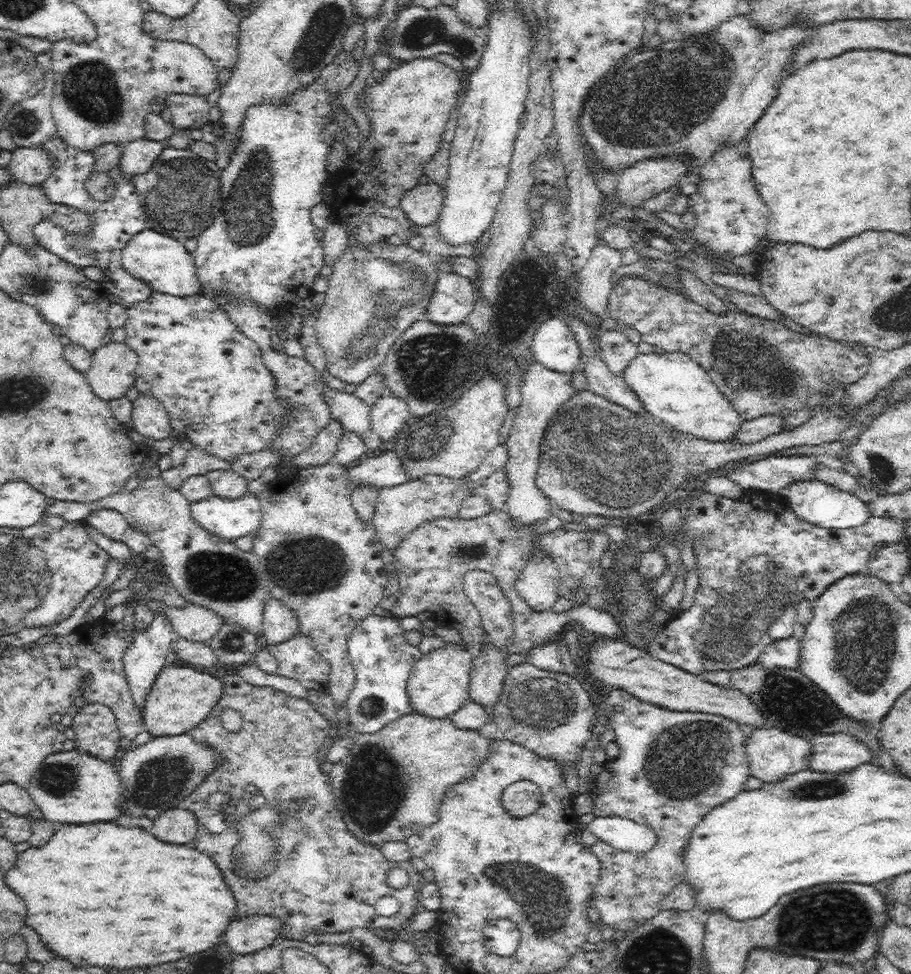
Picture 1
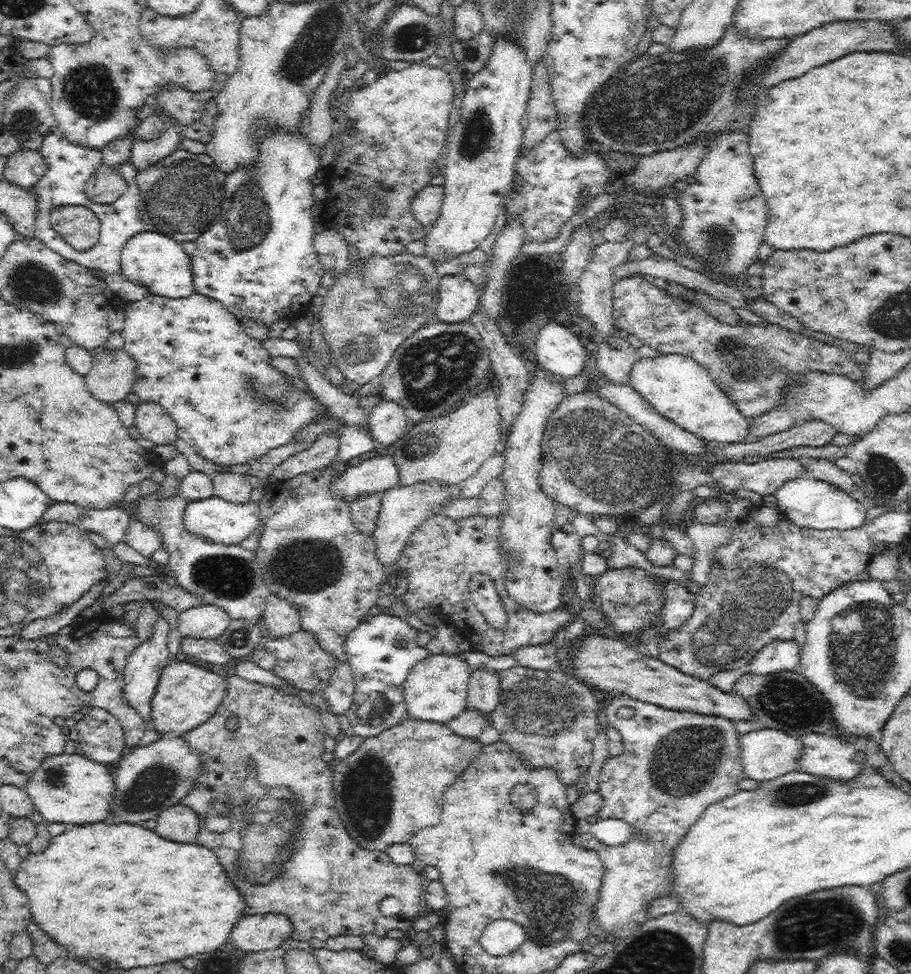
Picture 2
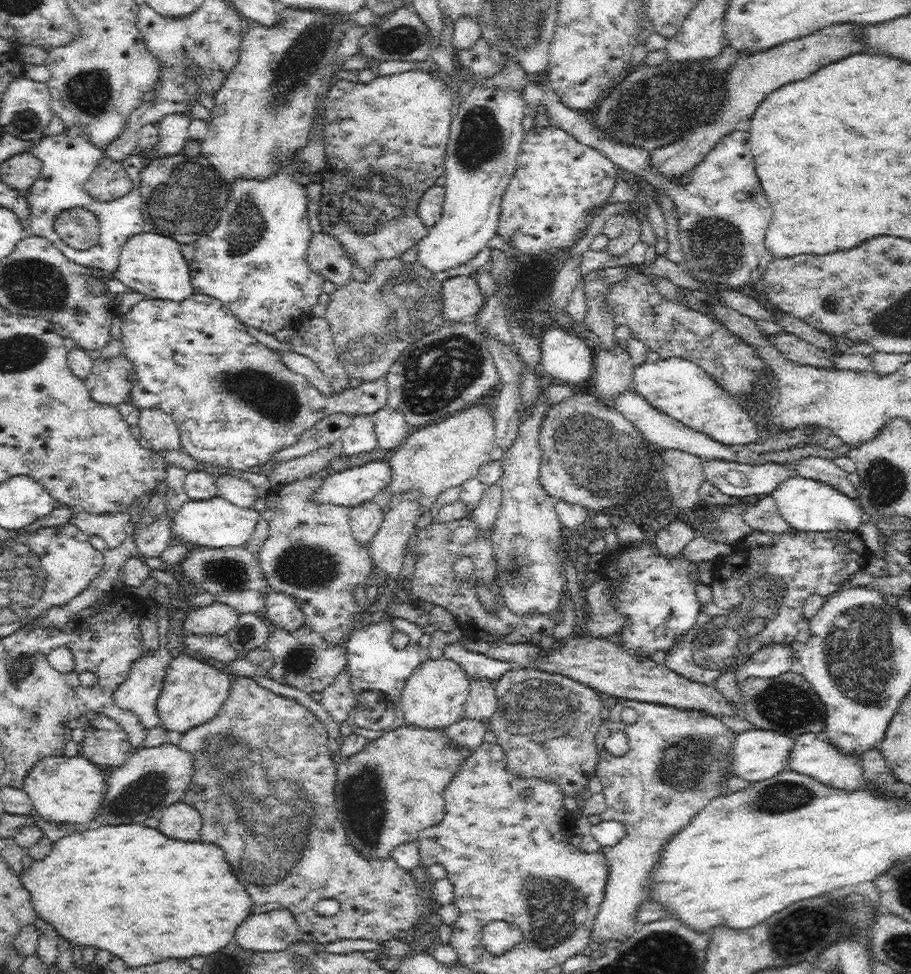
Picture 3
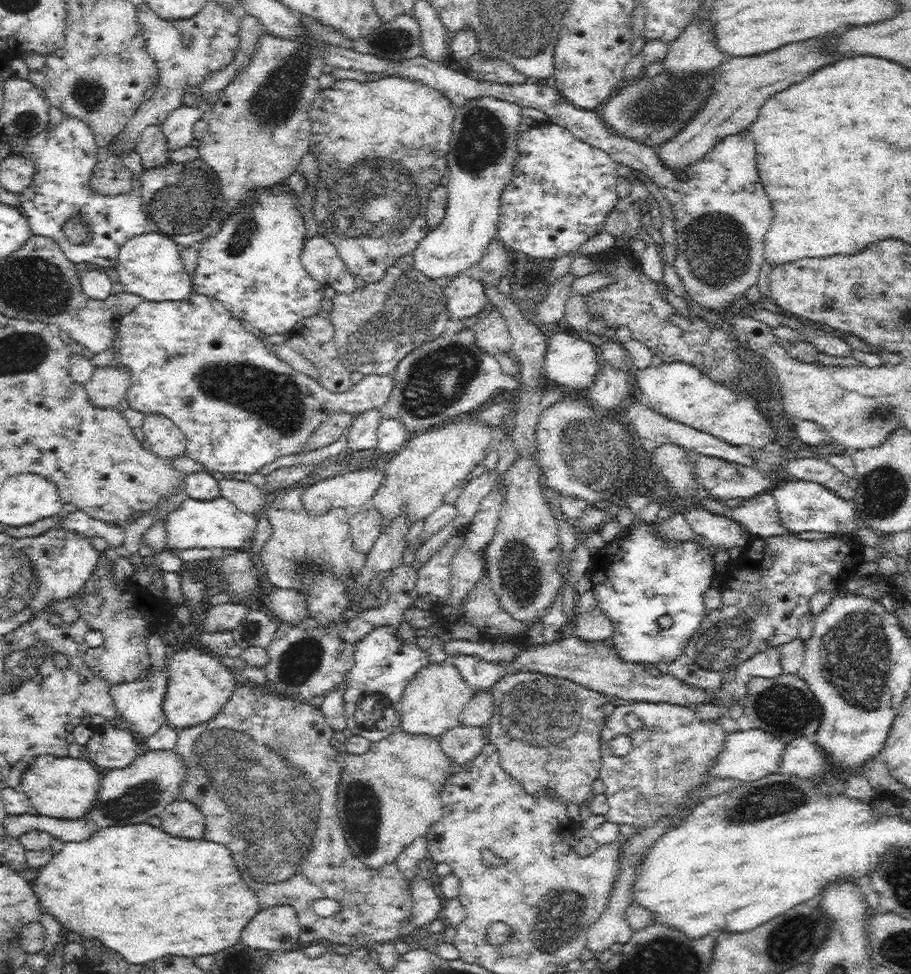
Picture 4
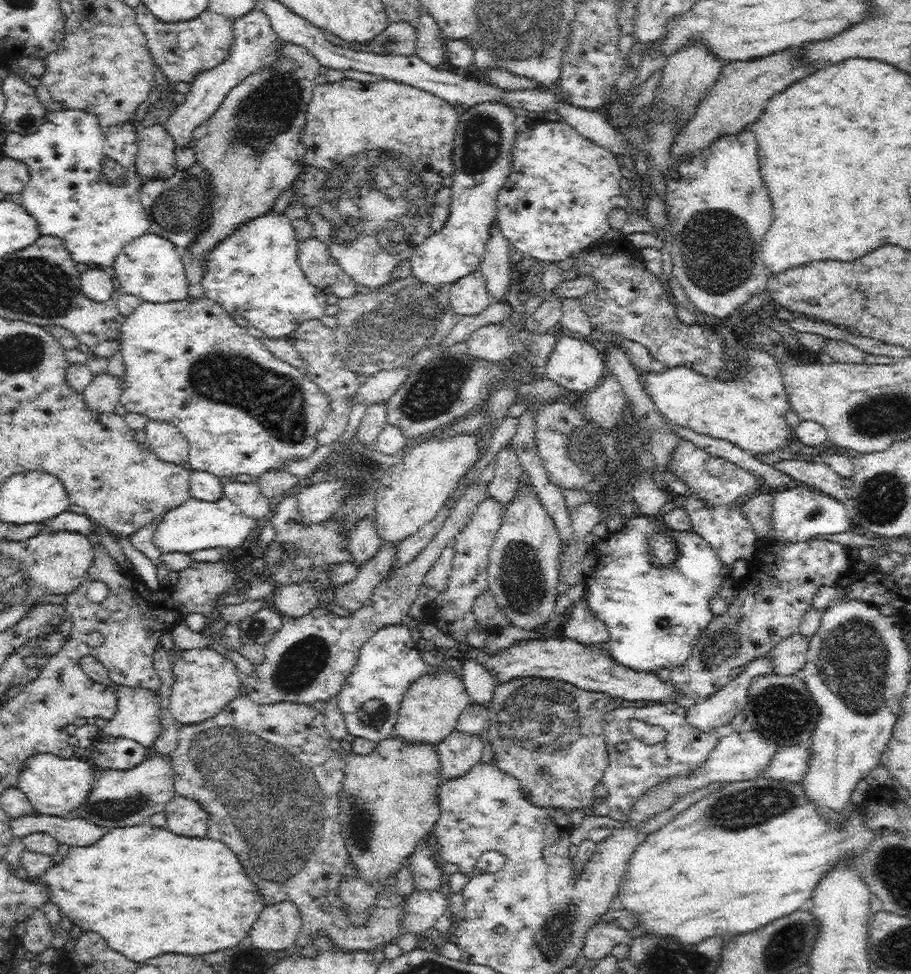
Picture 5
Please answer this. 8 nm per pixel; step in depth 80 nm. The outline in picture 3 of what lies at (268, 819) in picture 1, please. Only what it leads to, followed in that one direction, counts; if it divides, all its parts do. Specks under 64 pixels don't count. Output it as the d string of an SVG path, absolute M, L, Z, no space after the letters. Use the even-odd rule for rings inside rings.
M236 677L230 682L228 698L220 710L212 716L212 719L192 731L178 736L177 740L182 749L190 751L196 757L196 772L191 782L192 786L190 786L182 802L193 806L200 813L202 826L199 841L214 844L222 851L232 874L238 878L238 882L244 886L244 890L252 898L250 912L260 914L271 910L288 910L288 913L294 917L298 929L296 940L313 944L326 944L345 938L364 938L383 942L392 939L398 930L411 931L413 934L416 932L417 923L425 916L423 904L425 899L422 895L419 878L416 878L410 869L400 867L389 856L364 856L363 852L360 852L351 843L336 813L334 783L336 780L336 762L327 746L329 735L318 717L314 716L303 704L298 703L294 698L275 694L268 688L257 684L256 680L252 678ZM328 898L336 900L340 904L340 910L332 916L323 916L320 912L316 912L316 904L320 900L328 900Z

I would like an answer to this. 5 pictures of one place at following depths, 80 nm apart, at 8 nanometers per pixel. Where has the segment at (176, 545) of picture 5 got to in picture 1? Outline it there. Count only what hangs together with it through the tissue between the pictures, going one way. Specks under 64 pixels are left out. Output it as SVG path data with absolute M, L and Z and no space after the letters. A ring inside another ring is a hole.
M249 490L236 498L211 494L193 503L191 509L202 527L226 541L240 536L252 536L262 524L261 502Z

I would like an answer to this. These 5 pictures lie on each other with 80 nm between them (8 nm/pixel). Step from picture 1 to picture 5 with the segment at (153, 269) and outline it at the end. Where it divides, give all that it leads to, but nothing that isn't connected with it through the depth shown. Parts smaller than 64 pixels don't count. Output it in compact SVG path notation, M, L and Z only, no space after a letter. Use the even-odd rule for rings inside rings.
M148 232L128 242L120 252L113 269L121 291L148 302L184 300L188 296L188 280L182 264L181 249L164 236Z

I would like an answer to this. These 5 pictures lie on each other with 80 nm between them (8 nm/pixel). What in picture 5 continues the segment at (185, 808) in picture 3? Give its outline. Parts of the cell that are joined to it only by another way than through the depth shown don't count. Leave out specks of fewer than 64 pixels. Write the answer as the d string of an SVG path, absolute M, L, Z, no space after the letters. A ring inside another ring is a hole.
M178 796L165 806L164 814L168 831L180 836L205 837L206 811L196 801Z

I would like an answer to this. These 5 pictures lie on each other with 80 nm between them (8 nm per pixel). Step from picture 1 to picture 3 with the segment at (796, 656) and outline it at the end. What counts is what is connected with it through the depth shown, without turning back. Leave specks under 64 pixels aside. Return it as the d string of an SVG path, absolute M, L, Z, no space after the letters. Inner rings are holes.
M774 642L763 646L752 655L743 665L737 666L734 671L739 682L744 682L748 676L770 678L782 672L790 671L796 661L790 642Z

